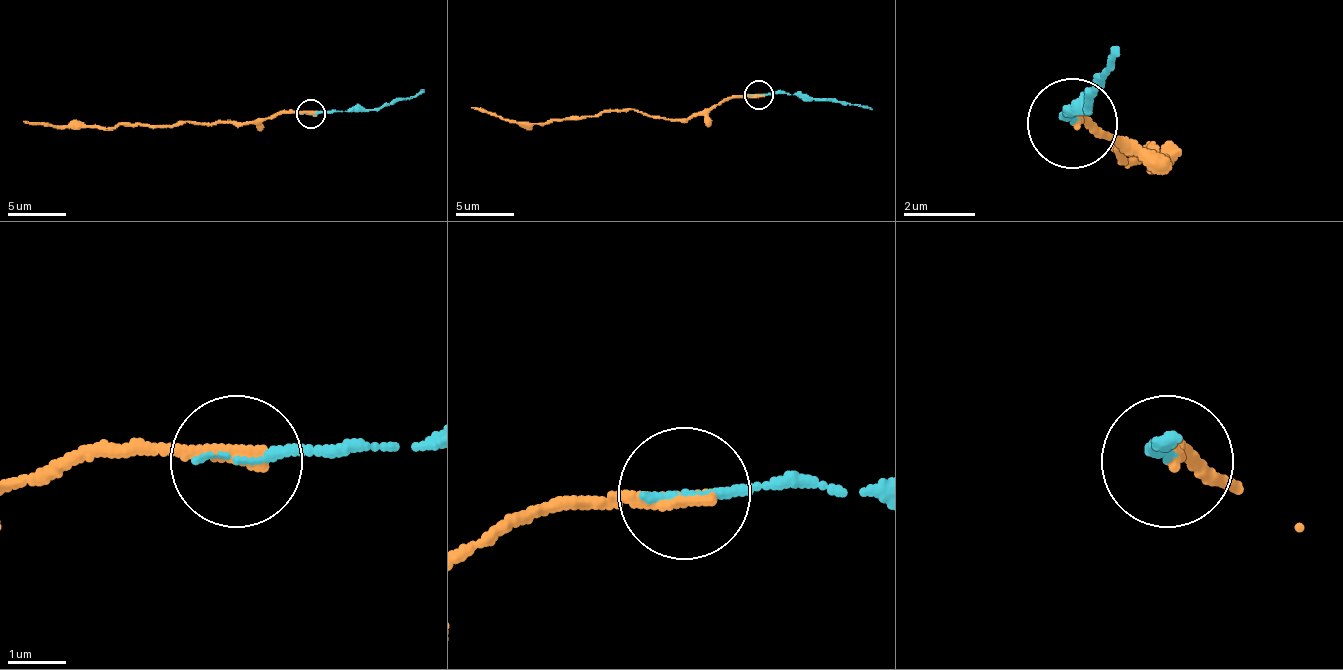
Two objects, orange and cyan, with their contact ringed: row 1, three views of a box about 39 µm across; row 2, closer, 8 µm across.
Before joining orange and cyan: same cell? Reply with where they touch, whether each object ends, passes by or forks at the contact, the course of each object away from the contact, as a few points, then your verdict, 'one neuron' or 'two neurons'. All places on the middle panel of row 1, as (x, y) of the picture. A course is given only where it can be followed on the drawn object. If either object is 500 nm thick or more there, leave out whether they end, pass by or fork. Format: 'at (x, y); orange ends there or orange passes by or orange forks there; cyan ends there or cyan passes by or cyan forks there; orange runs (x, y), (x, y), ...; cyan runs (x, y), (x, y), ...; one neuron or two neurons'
at (758, 94); orange ends there; cyan ends there; orange runs (759, 95), (724, 98), (689, 118), (605, 110), (544, 124), (506, 121), (471, 107); cyan runs (759, 95), (788, 92), (872, 110); one neuron

